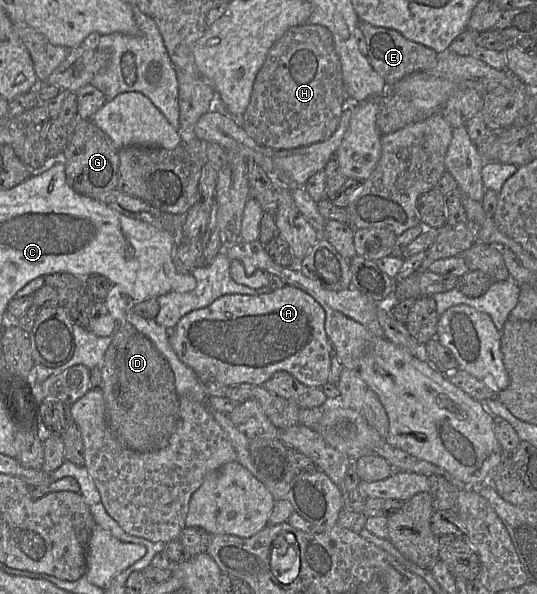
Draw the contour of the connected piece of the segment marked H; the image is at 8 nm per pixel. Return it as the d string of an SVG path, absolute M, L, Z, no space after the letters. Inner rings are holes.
M304 24L289 29L270 49L267 58L257 74L253 85L250 103L241 119L236 119L254 142L267 150L280 151L292 150L328 140L339 126L345 106L347 106L347 95L342 78L341 63L335 50L332 33L321 25Z

